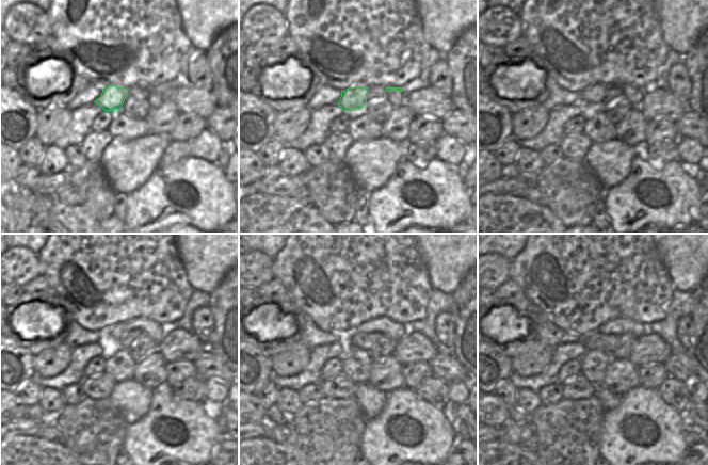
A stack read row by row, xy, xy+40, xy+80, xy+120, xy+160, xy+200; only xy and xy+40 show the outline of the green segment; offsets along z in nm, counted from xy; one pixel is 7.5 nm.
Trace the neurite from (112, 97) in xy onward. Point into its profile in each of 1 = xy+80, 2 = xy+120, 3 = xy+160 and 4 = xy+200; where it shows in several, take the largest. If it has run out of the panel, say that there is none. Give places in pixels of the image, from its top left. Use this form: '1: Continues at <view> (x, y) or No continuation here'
1: Continues at xy+80 (594, 95)
2: Continues at xy+120 (147, 326)
3: Continues at xy+160 (382, 325)
4: Continues at xy+200 (620, 326).

